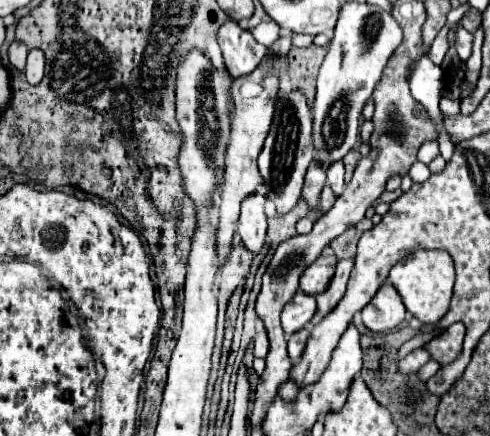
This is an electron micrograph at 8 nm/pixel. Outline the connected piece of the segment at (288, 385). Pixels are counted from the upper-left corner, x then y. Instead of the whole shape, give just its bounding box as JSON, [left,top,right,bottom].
[278,378,298,402]

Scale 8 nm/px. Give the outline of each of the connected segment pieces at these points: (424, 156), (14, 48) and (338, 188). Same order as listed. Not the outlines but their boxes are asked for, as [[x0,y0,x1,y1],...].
[[418,142,440,164],[8,42,26,70],[326,162,344,196]]

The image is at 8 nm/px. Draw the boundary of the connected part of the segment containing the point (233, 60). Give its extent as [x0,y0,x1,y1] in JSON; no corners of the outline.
[218,20,268,78]

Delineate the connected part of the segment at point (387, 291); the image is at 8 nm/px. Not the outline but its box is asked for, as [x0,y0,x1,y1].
[362,280,406,332]

